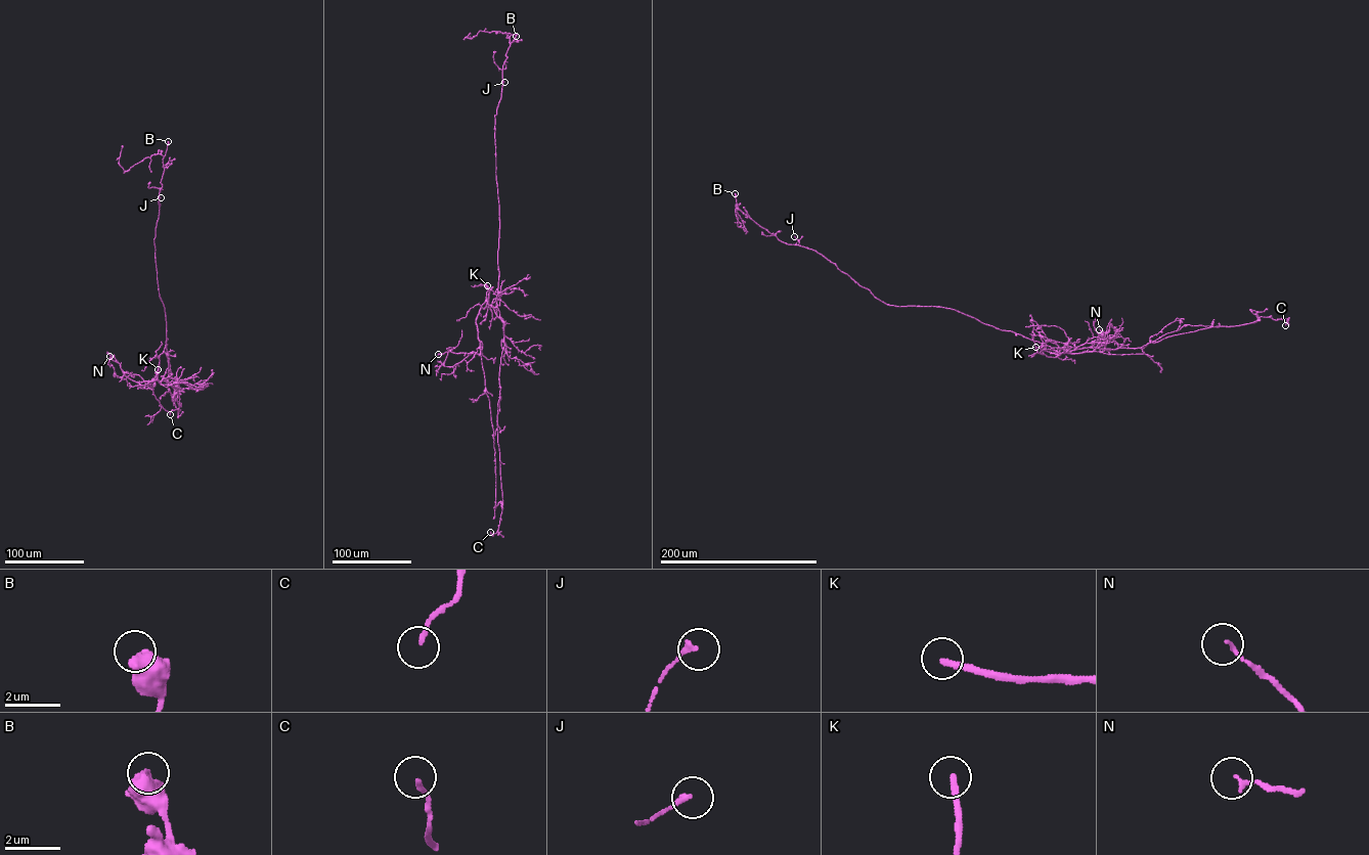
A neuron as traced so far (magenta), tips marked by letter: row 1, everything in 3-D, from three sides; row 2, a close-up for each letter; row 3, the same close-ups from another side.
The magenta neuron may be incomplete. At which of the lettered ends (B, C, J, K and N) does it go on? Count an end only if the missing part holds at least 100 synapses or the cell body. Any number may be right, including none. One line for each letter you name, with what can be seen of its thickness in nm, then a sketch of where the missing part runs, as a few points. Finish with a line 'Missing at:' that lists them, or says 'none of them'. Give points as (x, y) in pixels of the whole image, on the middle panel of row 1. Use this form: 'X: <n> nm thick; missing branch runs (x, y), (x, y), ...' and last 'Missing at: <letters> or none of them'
K: 220 nm thick; missing branch runs (487, 285), (485, 275), (472, 267), (483, 246), (488, 250), (491, 244)
Missing at: K

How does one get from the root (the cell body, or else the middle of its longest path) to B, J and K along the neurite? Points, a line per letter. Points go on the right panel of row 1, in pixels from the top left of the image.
B: (1023, 336), (953, 309), (887, 305), (822, 255), (783, 242), (761, 227), (739, 209), (735, 193)
J: (1023, 336), (952, 309), (888, 305), (822, 255), (800, 245), (794, 236)
K: (1023, 336), (1061, 354), (1035, 347)

